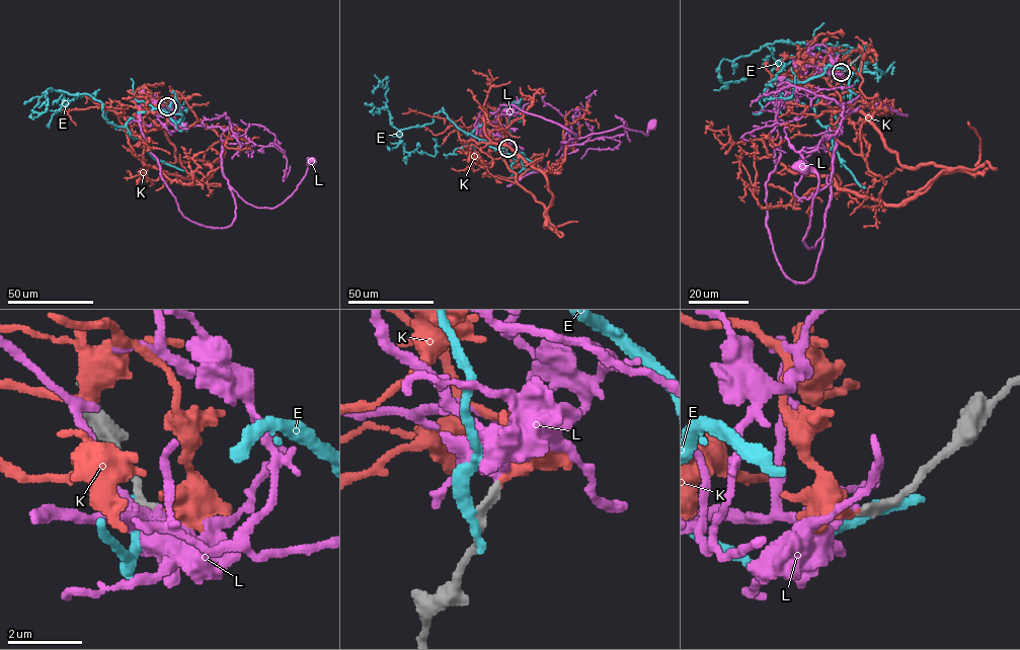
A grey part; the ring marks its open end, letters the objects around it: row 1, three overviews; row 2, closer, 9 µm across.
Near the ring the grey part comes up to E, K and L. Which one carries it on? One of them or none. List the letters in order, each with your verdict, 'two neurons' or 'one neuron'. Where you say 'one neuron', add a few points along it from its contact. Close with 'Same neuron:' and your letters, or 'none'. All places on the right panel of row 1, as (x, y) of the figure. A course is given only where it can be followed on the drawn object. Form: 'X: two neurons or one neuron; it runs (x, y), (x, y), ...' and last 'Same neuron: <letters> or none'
E: two neurons
K: one neuron; it runs (841, 71), (817, 73), (897, 160), (948, 169), (900, 204), (842, 190), (828, 100), (786, 72), (775, 104)
L: two neurons
Same neuron: K

